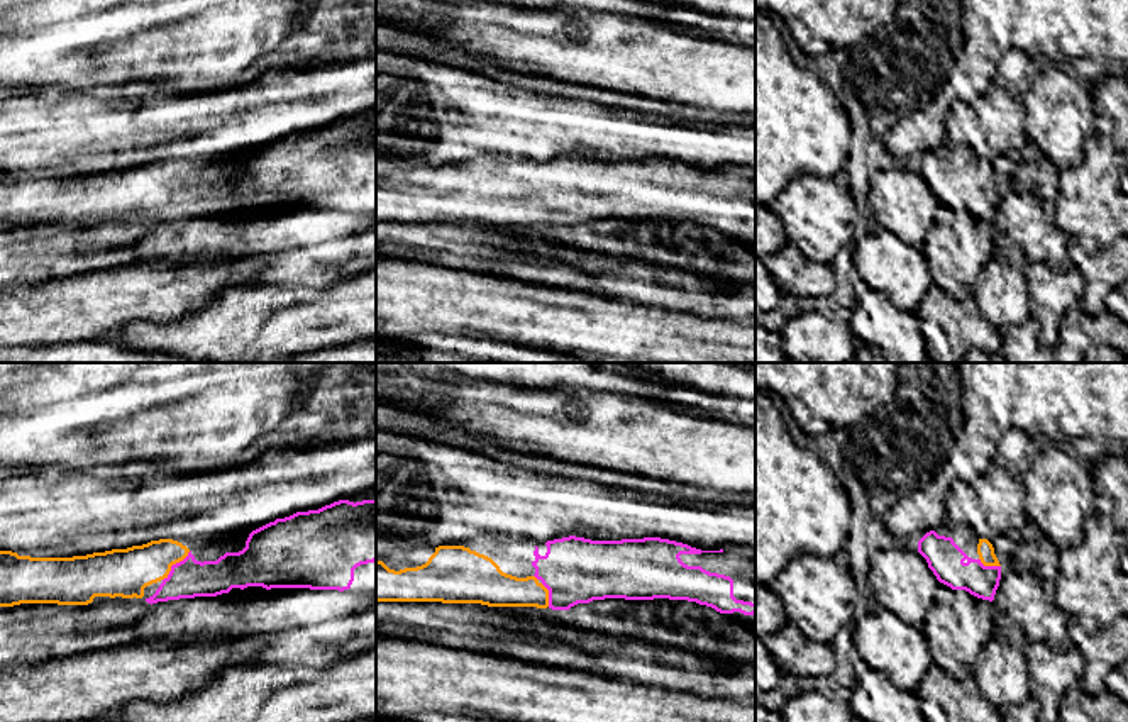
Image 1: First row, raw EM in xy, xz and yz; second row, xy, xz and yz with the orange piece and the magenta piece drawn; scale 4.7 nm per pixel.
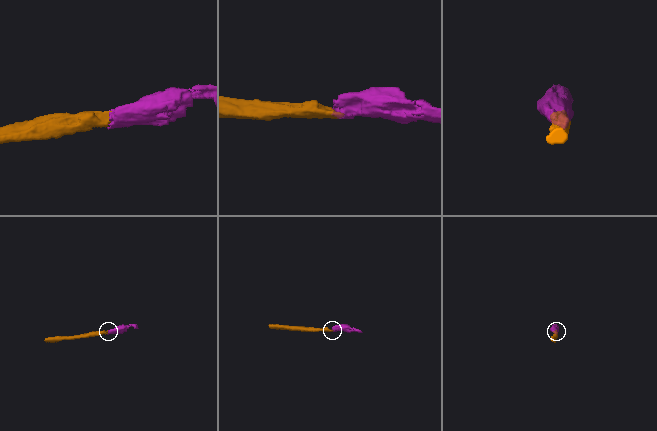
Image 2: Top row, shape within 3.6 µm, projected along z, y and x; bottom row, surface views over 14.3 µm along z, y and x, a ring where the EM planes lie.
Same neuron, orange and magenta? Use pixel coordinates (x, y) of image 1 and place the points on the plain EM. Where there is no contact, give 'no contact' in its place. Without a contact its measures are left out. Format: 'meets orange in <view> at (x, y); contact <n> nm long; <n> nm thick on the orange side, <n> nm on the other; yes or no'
meets orange in xy at (173, 183); contact 190 nm long; 220 nm thick on the orange side, 190 nm on the other; yes

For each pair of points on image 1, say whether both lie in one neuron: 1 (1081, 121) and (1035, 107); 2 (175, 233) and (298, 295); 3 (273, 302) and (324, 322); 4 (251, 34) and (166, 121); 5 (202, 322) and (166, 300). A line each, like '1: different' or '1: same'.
1: same
2: different
3: same
4: different
5: different

